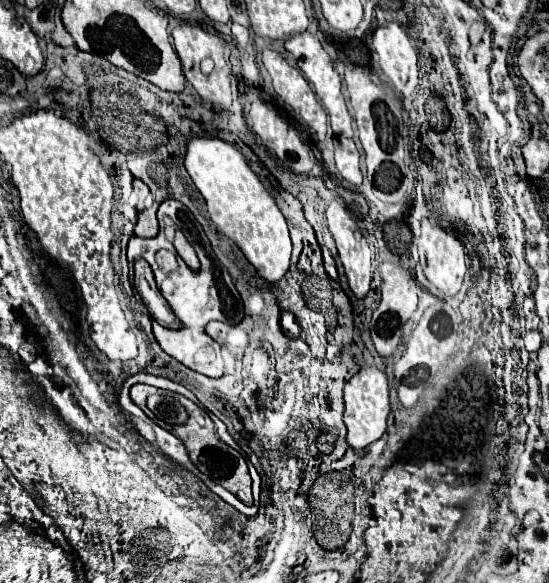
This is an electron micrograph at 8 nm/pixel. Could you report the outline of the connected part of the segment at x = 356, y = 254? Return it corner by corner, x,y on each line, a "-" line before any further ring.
340,198
330,202
330,206
326,208
326,218
328,228
336,240
338,256
344,266
350,290
356,298
364,298
370,290
370,282
374,276
372,252
368,248
368,242

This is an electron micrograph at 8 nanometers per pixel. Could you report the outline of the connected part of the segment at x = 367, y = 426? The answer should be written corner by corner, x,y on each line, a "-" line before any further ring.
364,366
360,368
344,386
344,424
348,428
348,444
354,450
362,450
368,444
376,442
382,438
382,434
386,432
386,418
390,414
390,400
388,400
388,378
382,370
378,370
376,366

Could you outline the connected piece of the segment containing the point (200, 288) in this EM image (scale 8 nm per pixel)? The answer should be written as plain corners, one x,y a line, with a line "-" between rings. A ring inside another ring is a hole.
160,232
156,238
138,238
138,236
132,236
130,244
128,244
128,260
130,260
130,264
134,264
134,260
144,258
150,264
160,294
166,298
166,302
170,304
170,308
174,310
174,314
184,324
182,330
168,330
168,328
162,328
162,326
154,326
154,336
156,336
160,348
168,356
172,356
178,362
182,362
186,368
190,368
194,372
200,372
200,374
204,374
208,378
220,378
220,376
224,376
226,368
224,368
224,362
222,362
222,356
218,352
216,342
204,334
204,326
210,320
220,320
220,322
228,322
228,324
240,324
240,320
244,318
244,306
242,306
242,300
240,300
238,292
232,290
226,296
220,294
220,290
216,288
214,276
212,276
210,262
204,262
204,242
196,238
196,242
192,240
192,244
194,244
196,254
198,254
200,264
202,264
202,268
200,268
198,274
194,274
190,268
186,268
186,264
180,258
178,258
178,268
176,270
172,270
168,274
162,274
162,270
156,264
154,254
160,248
172,250
172,242
164,236
164,232
-
204,348
206,348
206,352
204,352

